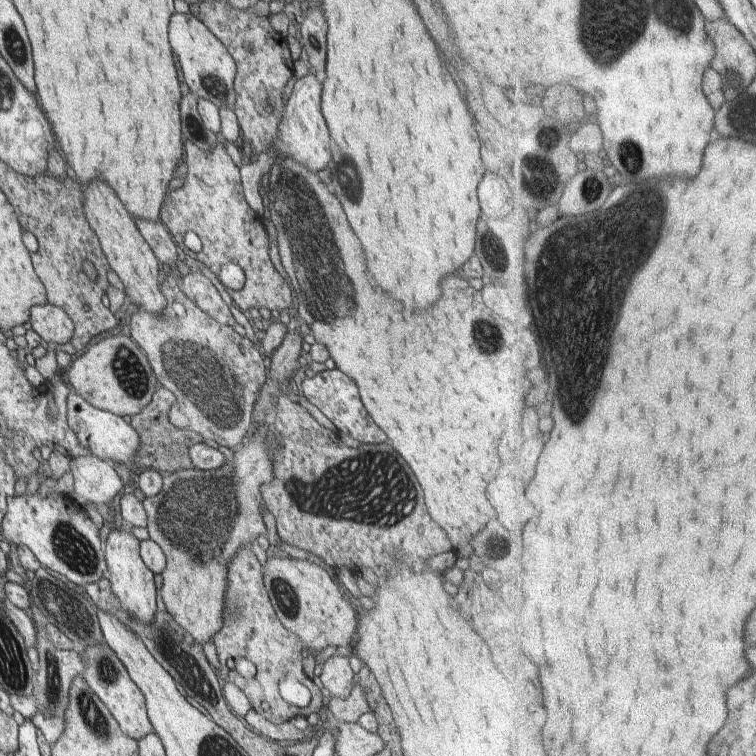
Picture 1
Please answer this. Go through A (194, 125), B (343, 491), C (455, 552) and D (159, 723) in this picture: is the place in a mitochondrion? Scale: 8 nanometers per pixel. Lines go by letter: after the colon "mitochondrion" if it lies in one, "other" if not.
A: mitochondrion
B: mitochondrion
C: other
D: other

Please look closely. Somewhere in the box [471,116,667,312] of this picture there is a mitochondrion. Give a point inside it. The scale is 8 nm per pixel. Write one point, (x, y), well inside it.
(543, 185)

